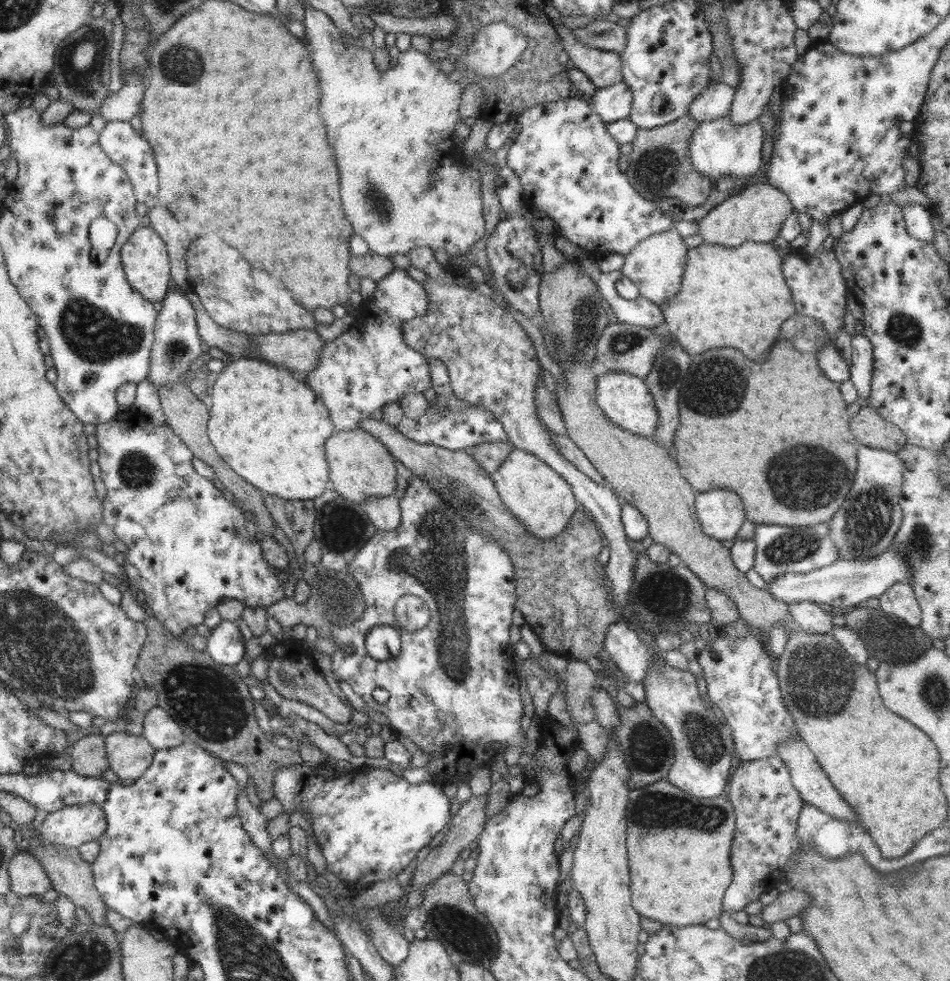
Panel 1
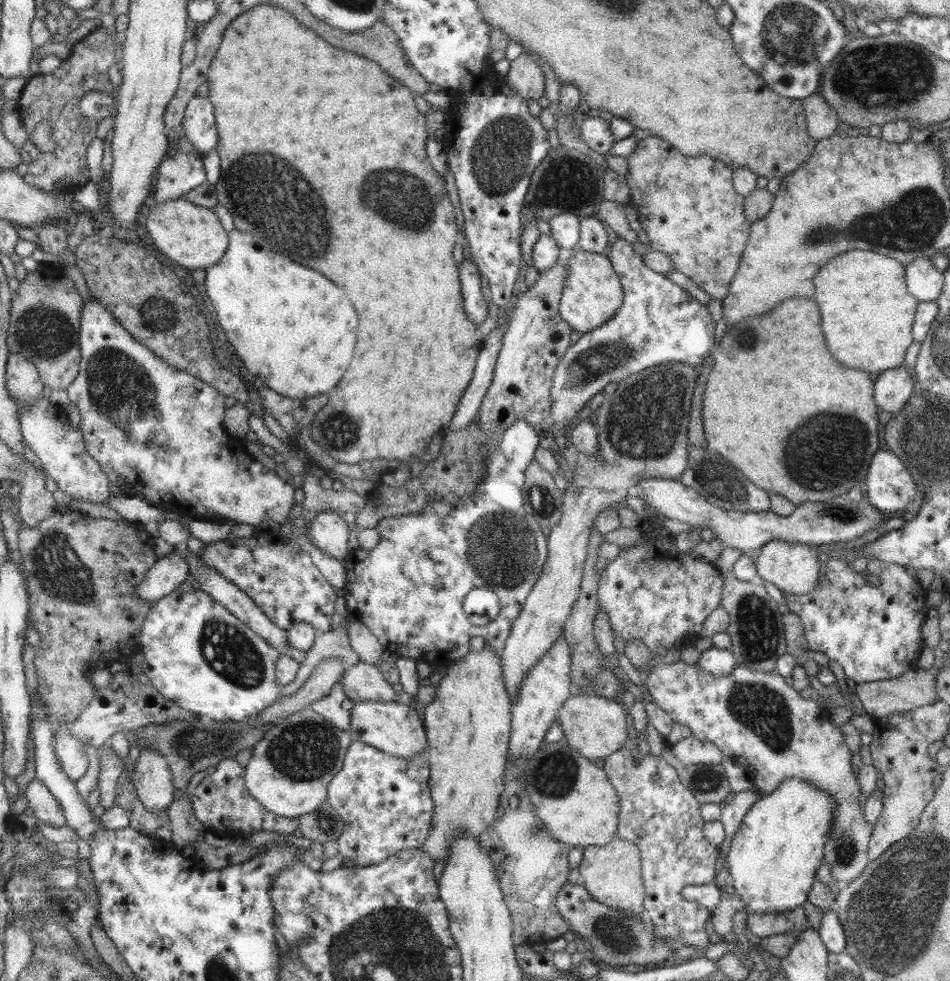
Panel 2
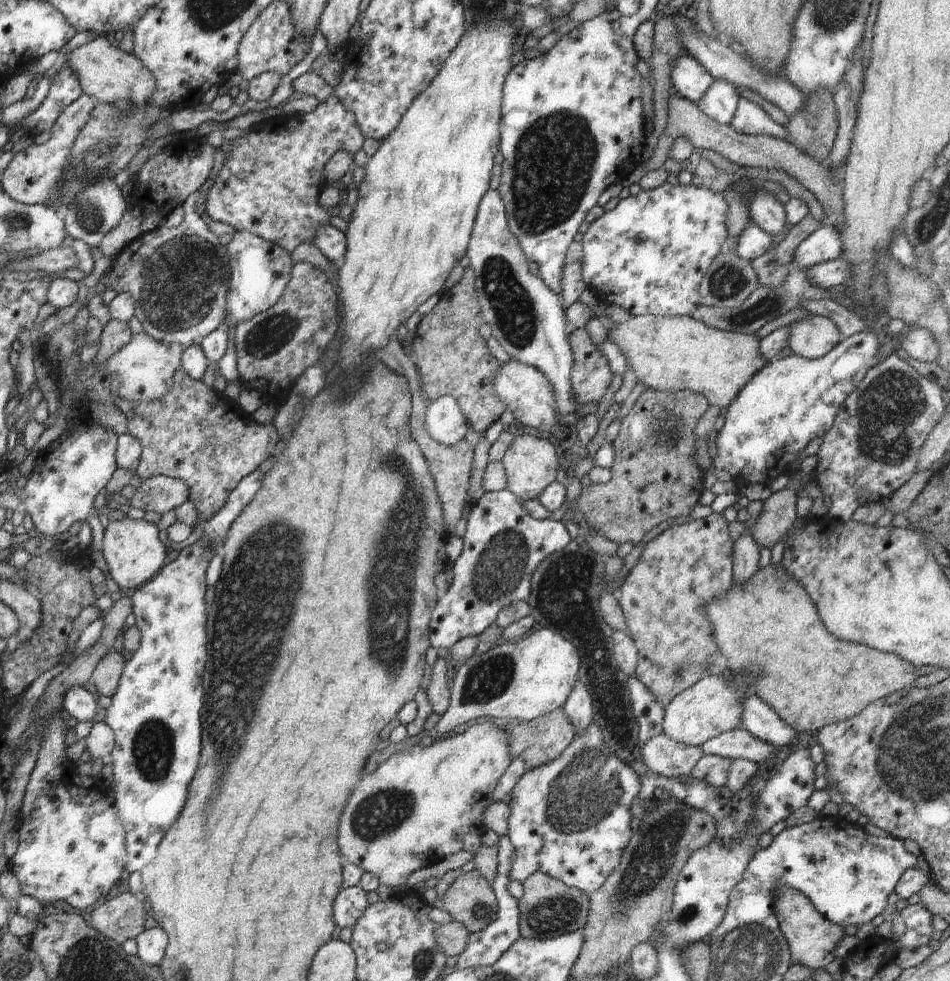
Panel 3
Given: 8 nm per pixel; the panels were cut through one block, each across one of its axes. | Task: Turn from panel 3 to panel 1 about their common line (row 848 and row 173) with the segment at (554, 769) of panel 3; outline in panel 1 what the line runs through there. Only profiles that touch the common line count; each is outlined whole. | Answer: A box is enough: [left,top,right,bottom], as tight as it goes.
[506,96,674,260]

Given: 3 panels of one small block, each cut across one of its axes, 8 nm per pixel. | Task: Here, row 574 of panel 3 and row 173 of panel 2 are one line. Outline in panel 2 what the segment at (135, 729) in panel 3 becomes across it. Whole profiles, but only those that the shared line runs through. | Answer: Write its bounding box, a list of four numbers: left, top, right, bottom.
[153,149,206,203]

